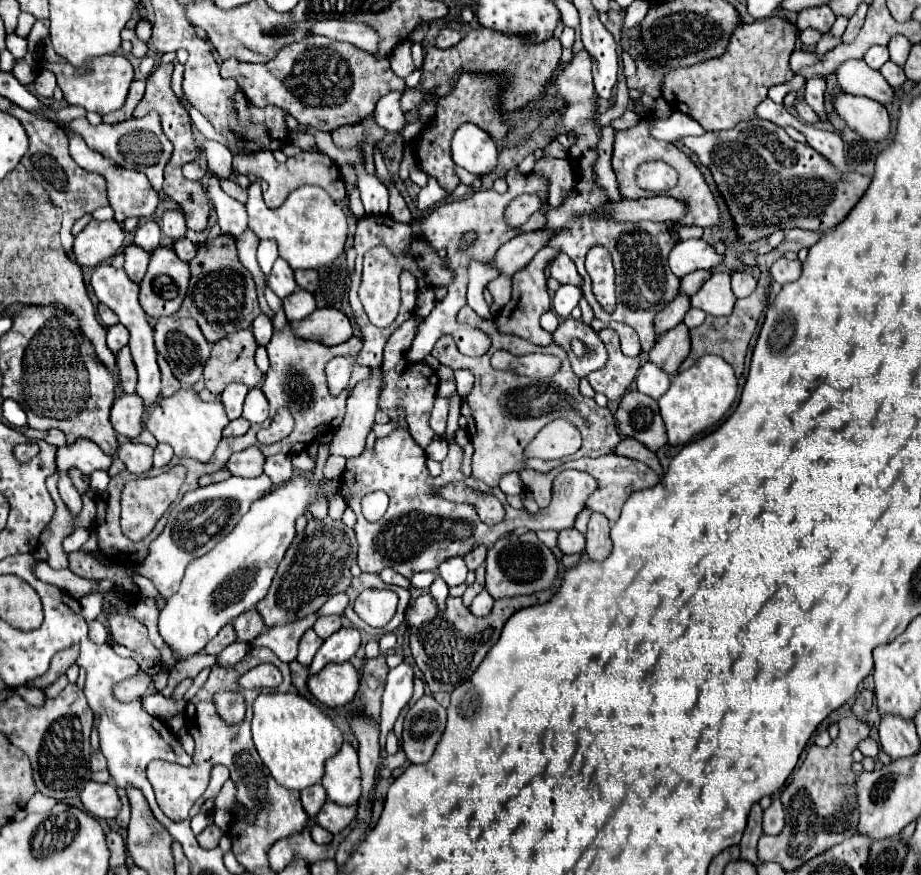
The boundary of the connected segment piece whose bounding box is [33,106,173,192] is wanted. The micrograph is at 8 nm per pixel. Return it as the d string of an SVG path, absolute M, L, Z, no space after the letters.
M45 106L43 110L33 110L33 114L57 124L63 130L69 130L69 132L81 136L91 150L95 150L95 152L103 154L105 158L113 160L117 166L127 168L127 170L143 172L149 178L151 186L157 192L161 190L161 186L163 186L163 168L171 158L173 146L171 146L171 142L167 140L167 136L161 130L161 120L159 120L157 112L149 112L149 114L145 114L145 118L139 118L139 120L129 118L129 120L125 120L121 124L97 124L97 126L91 126L87 122L87 118L75 118L71 122L61 122L61 120L57 120L55 110L51 110L49 106Z

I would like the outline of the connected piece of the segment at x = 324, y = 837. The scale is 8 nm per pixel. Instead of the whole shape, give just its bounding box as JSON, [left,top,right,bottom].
[311,824,333,844]

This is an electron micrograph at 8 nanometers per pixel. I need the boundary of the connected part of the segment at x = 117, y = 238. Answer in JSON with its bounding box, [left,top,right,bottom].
[73,220,125,266]

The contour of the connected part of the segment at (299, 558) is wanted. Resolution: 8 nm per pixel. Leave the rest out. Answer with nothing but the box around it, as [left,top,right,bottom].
[255,518,357,626]

